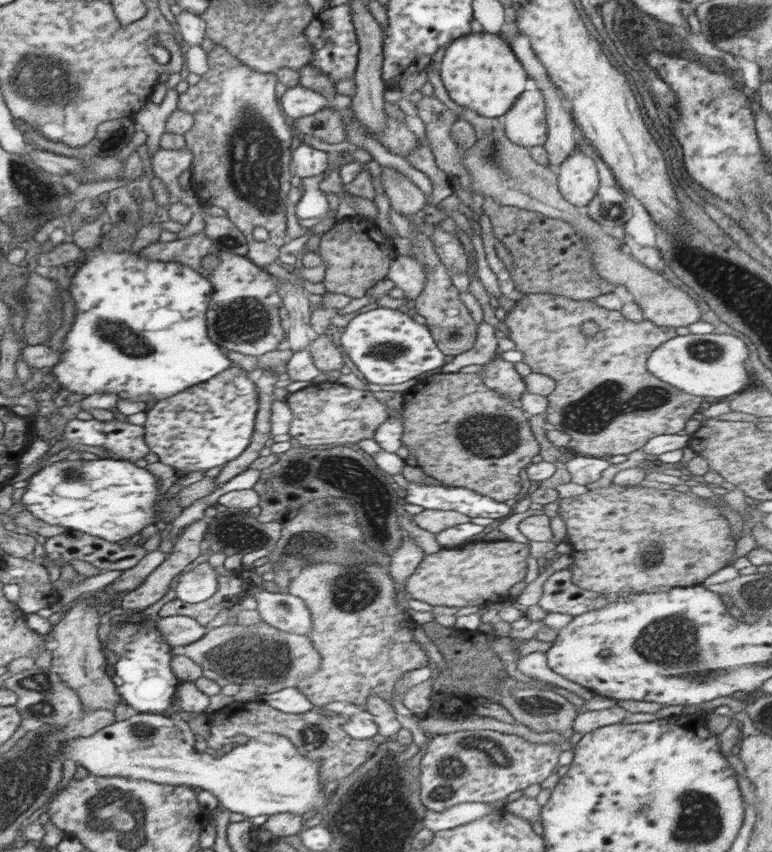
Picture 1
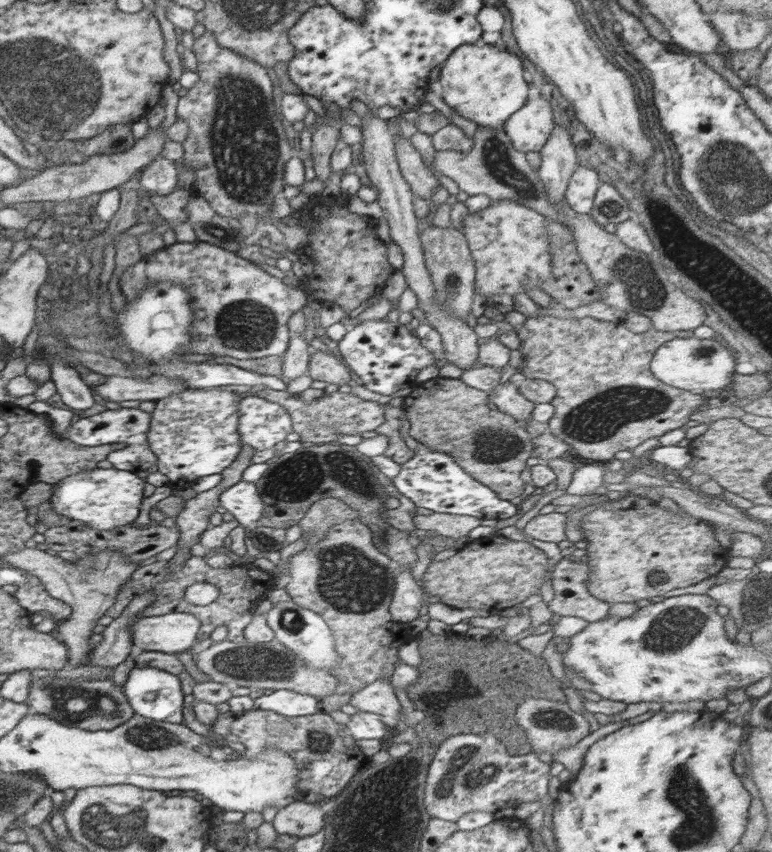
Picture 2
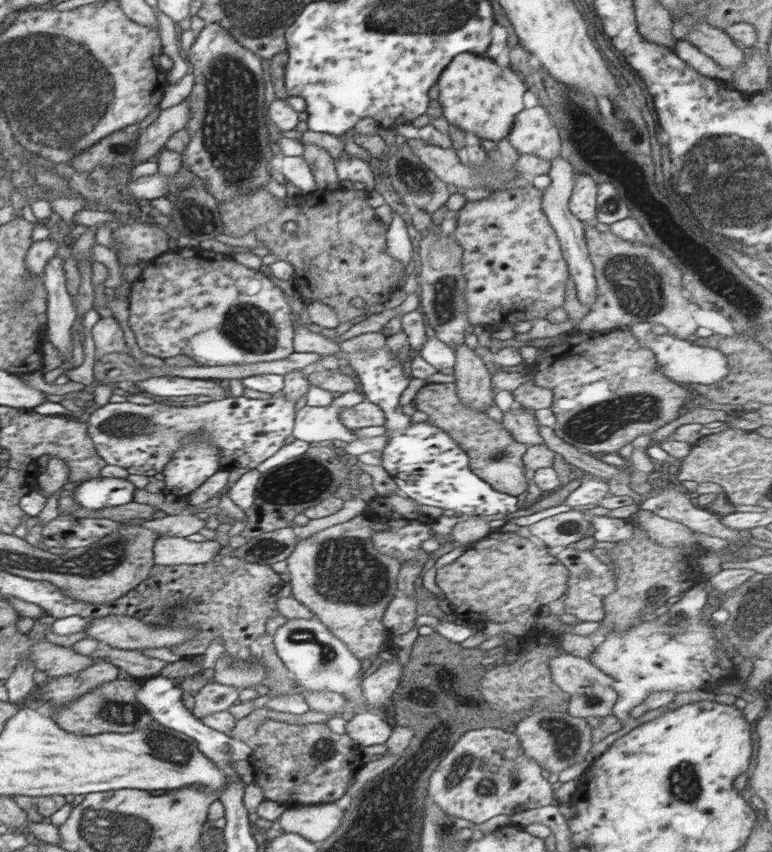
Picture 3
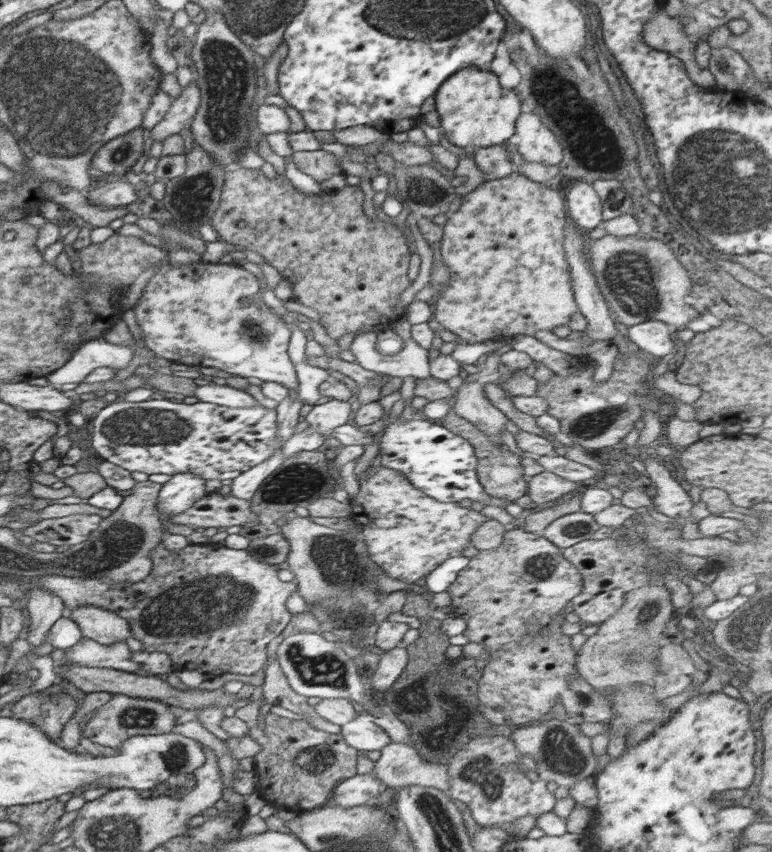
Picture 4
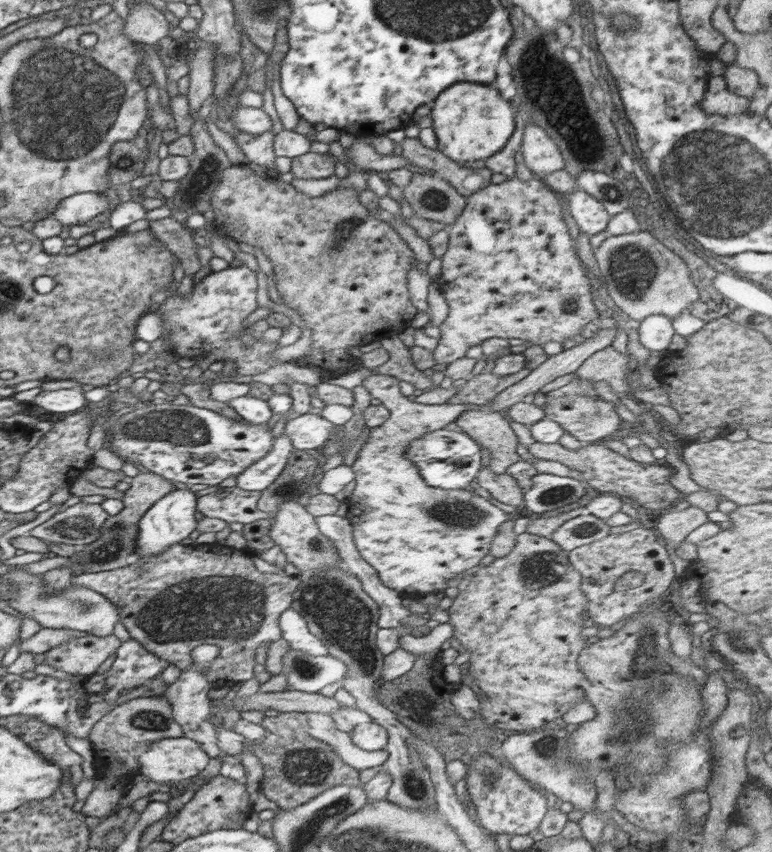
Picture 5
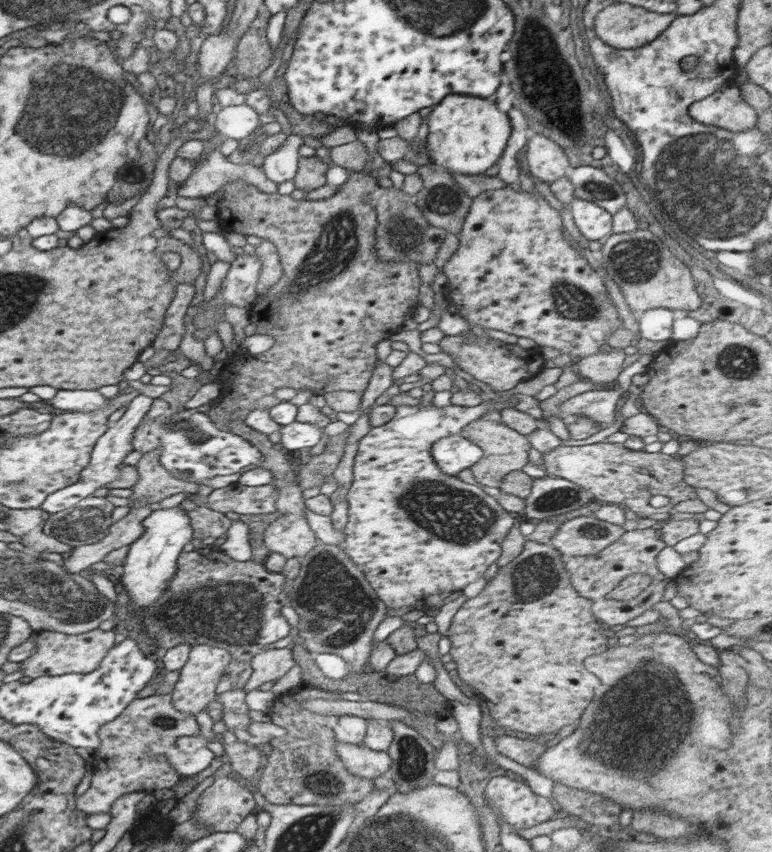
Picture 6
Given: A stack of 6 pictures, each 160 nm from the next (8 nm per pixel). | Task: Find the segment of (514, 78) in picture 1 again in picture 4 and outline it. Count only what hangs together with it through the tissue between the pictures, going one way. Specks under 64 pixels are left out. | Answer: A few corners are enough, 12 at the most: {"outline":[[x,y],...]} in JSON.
{"outline":[[458,70],[436,92],[444,136],[509,144],[520,98],[496,74]]}

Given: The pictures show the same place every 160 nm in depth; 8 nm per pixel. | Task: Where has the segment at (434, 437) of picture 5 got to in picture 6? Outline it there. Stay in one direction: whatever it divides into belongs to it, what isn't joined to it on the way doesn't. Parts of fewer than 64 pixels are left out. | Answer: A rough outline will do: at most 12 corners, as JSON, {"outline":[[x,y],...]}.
{"outline":[[461,434],[435,441],[435,463],[455,476],[482,458]]}

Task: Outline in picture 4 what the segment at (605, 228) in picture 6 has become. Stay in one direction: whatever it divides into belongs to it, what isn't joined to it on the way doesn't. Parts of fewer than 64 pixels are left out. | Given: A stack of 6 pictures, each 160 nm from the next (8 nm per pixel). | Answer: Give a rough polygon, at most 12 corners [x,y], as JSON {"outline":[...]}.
{"outline":[[592,184],[564,190],[568,219],[581,230],[601,224],[603,210]]}

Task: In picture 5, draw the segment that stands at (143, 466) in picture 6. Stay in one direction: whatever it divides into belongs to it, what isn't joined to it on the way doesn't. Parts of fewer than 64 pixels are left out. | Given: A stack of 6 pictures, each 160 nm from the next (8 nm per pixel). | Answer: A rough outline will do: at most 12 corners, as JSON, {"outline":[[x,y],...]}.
{"outline":[[140,472],[124,491],[124,509],[86,545],[79,571],[96,573],[138,560],[142,516],[176,486]]}

